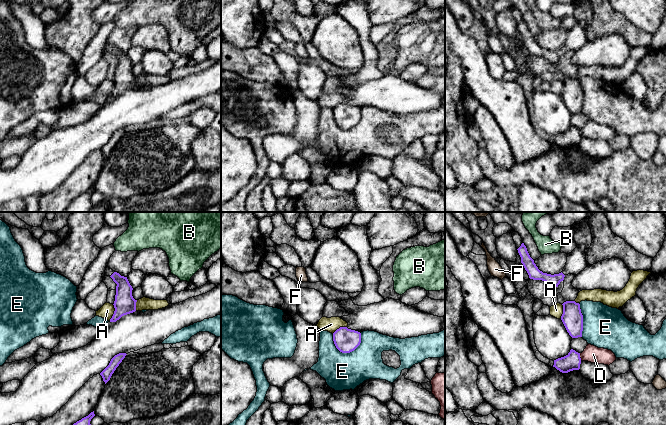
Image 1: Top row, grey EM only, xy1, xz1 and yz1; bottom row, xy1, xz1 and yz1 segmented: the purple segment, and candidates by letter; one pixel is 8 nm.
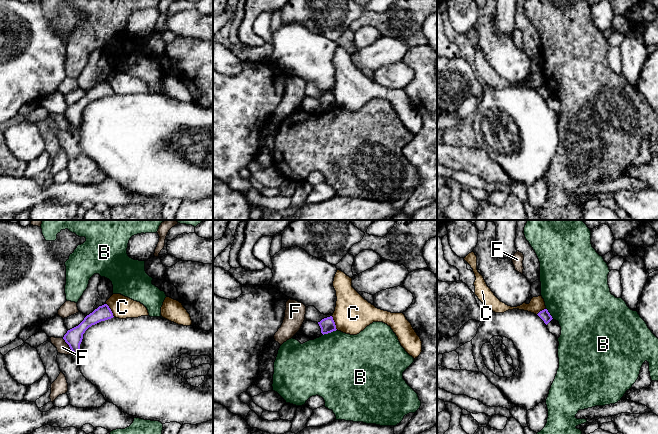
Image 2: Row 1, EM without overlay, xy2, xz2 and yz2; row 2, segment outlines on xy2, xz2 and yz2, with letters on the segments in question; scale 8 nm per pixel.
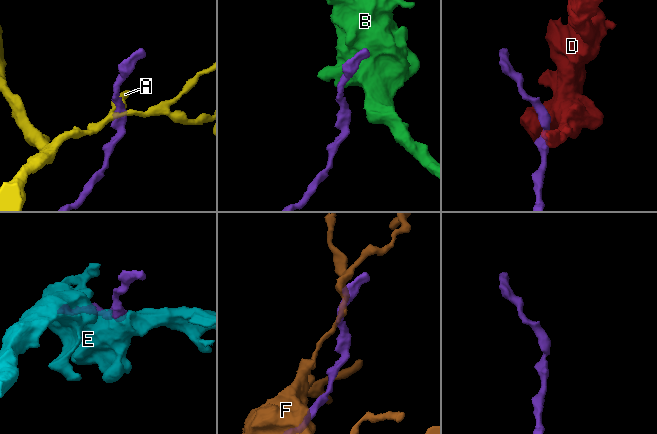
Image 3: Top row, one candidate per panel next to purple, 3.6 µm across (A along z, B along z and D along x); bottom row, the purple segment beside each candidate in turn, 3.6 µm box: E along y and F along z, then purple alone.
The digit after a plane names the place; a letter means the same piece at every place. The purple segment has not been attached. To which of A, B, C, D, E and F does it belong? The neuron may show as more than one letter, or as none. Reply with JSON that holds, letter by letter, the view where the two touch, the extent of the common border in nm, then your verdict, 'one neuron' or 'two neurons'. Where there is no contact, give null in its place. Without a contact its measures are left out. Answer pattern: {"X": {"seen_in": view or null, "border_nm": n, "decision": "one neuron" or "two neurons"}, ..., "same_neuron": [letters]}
{"A": {"seen_in": "xy1", "border_nm": 140, "decision": "two neurons"}, "B": {"seen_in": "xz2", "border_nm": 120, "decision": "two neurons"}, "C": {"seen_in": "xz2", "border_nm": 120, "decision": "two neurons"}, "D": {"seen_in": "yz1", "border_nm": 70, "decision": "two neurons"}, "E": {"seen_in": "xz1", "border_nm": 240, "decision": "two neurons"}, "F": {"seen_in": "xy2", "border_nm": 160, "decision": "two neurons"}, "same_neuron": []}

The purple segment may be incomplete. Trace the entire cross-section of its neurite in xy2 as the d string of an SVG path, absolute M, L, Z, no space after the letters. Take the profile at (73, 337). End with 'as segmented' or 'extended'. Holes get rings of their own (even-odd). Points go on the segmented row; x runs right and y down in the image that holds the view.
M104 304L87 315L78 326L68 330L63 339L69 345L73 355L77 355L79 352L83 334L89 327L113 317L113 313L109 306Z; as segmented

